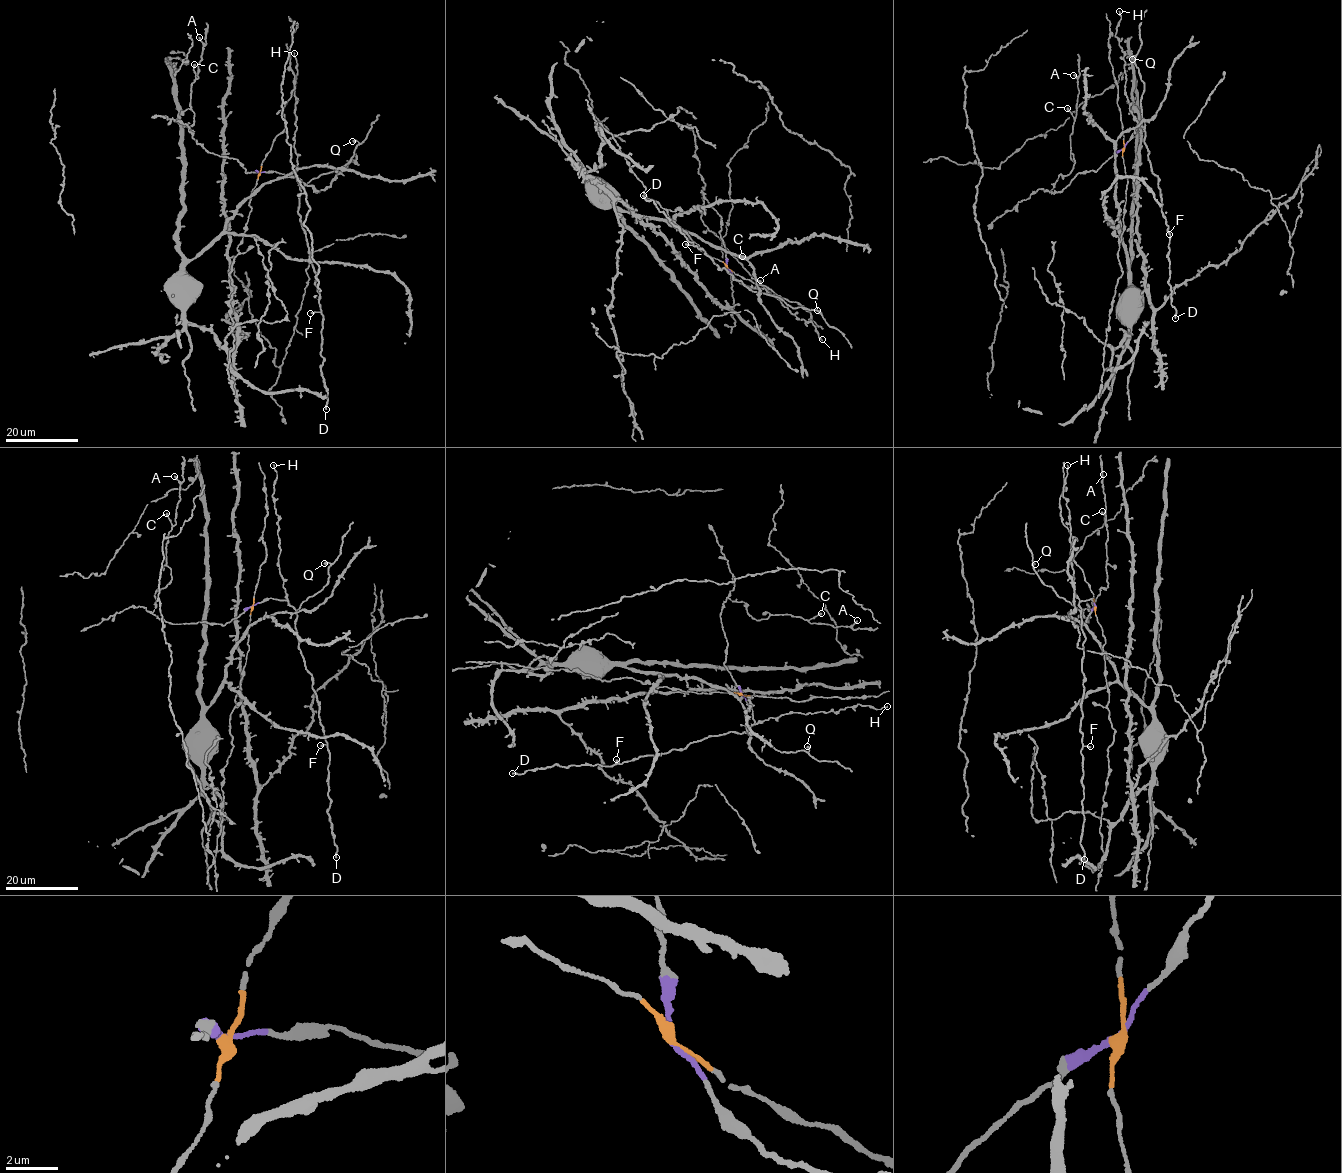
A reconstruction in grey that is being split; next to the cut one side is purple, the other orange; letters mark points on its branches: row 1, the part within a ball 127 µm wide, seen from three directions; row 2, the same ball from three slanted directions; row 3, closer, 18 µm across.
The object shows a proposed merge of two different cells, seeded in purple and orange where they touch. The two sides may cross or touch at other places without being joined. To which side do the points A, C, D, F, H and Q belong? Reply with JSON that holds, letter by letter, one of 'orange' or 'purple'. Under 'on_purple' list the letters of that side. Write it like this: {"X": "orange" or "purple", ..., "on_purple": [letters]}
{"A": "purple", "C": "purple", "D": "purple", "F": "purple", "H": "purple", "Q": "purple", "on_purple": ["A", "C", "D", "F", "H", "Q"]}

